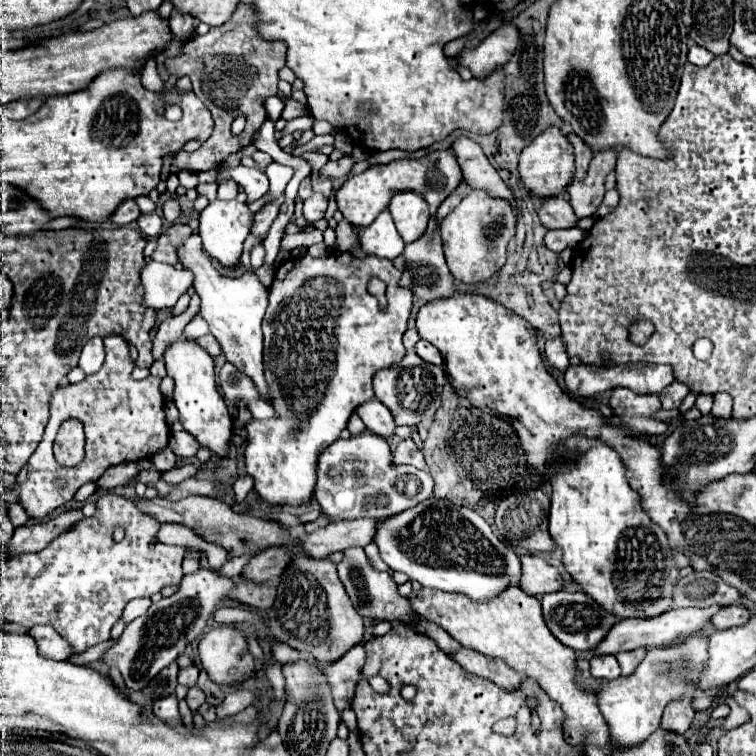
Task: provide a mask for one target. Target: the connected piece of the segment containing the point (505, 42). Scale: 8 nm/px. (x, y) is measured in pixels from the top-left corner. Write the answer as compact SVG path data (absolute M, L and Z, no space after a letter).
M503 24L491 36L487 36L477 48L463 50L459 64L467 66L475 78L485 78L497 66L509 62L519 44L519 28L513 24Z

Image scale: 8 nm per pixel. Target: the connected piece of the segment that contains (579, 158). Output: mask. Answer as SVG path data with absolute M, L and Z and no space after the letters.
M569 134L569 142L575 148L575 168L577 168L575 178L577 180L583 180L585 178L585 172L589 168L589 160L593 158L593 150L577 134Z

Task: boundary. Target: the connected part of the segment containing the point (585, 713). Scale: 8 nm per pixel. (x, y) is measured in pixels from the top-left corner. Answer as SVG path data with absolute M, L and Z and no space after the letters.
M509 586L507 592L501 592L501 596L493 596L493 600L475 602L467 596L461 596L459 592L421 588L409 594L409 602L419 616L439 624L461 646L473 648L485 656L501 658L519 674L537 680L539 686L549 694L549 698L563 708L565 740L571 746L603 748L609 744L609 728L599 712L595 694L581 692L575 684L575 652L569 646L557 642L557 638L549 632L541 616L541 604L535 596L525 594L519 586Z

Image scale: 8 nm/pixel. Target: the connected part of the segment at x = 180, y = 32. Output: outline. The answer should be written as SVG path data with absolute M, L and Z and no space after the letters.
M177 8L171 12L171 18L169 18L169 24L171 24L171 30L173 34L179 38L179 40L187 40L195 26L193 26L193 16L185 14L185 12L177 12Z

